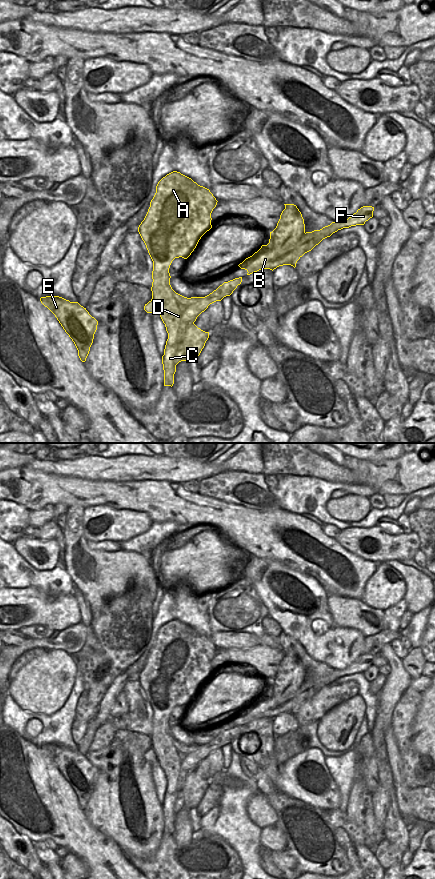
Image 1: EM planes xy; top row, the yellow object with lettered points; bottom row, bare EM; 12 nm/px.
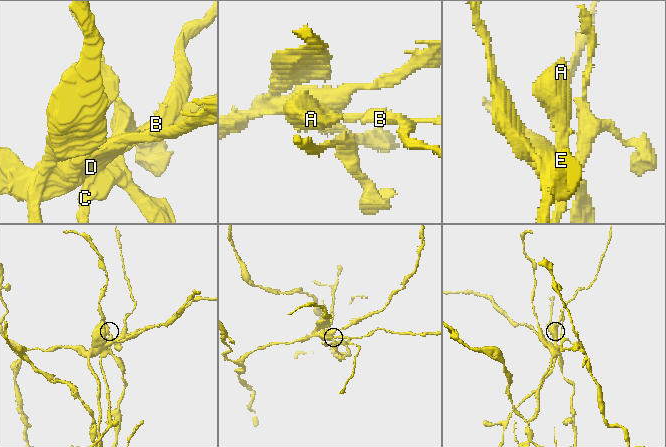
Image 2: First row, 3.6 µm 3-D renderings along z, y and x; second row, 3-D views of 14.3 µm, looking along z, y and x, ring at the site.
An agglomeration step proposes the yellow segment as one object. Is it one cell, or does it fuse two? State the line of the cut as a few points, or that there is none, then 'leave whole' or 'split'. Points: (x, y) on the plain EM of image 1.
cut in xy along (166, 792), (179, 795), (183, 799), (185, 808); split

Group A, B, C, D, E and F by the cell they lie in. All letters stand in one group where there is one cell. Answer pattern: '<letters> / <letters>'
A B D E F / C

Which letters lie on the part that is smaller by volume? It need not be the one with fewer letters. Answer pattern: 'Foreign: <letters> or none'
Foreign: C

